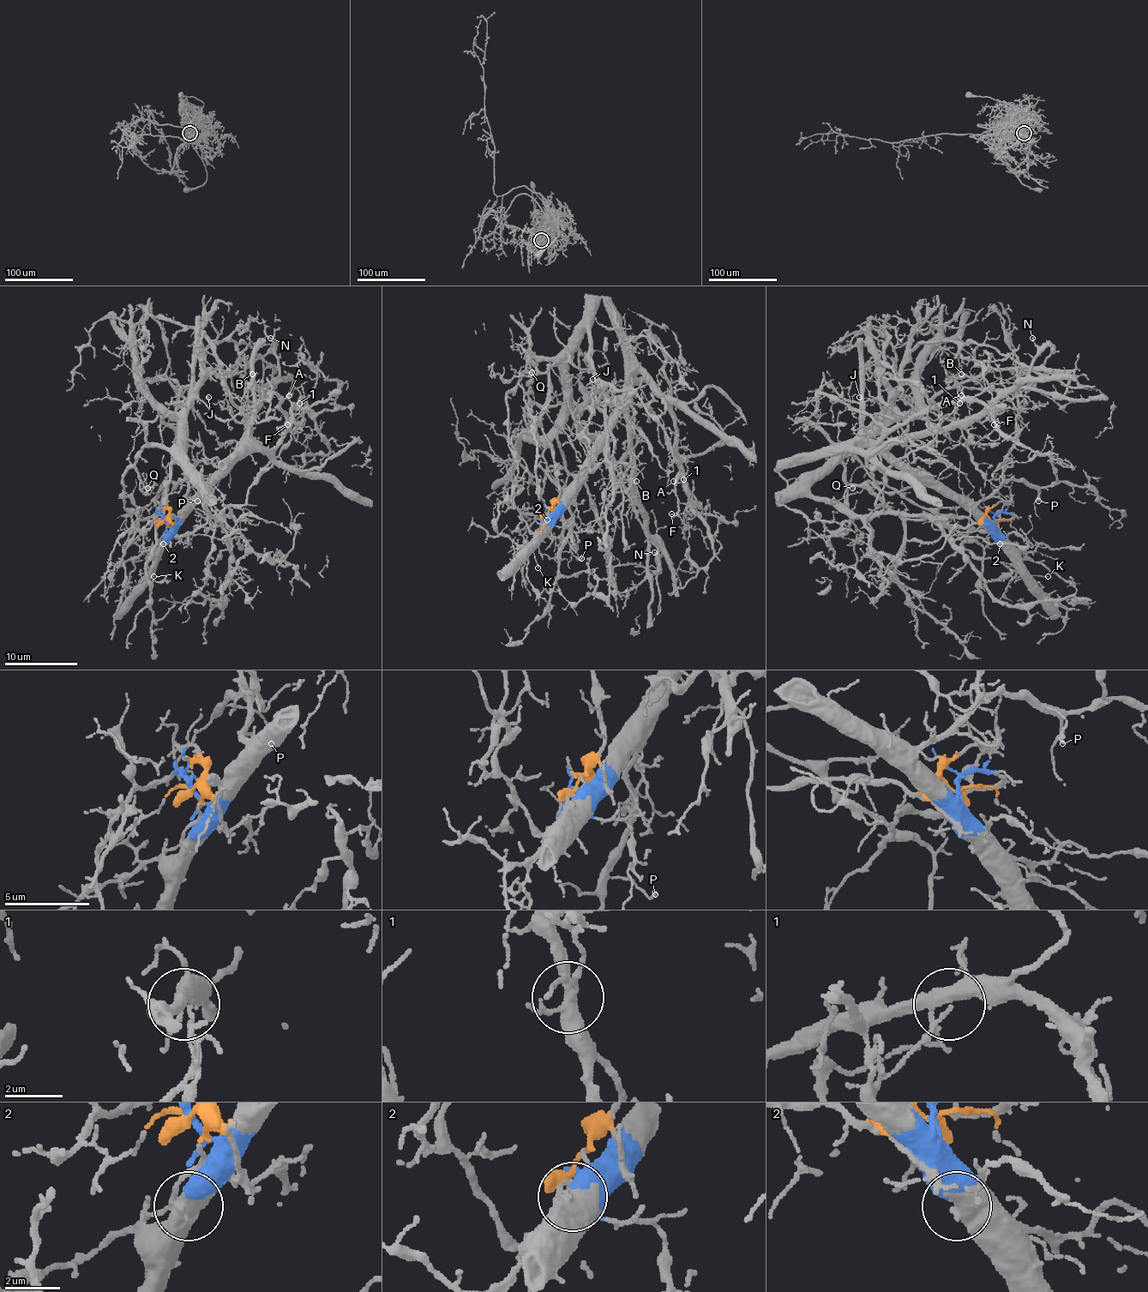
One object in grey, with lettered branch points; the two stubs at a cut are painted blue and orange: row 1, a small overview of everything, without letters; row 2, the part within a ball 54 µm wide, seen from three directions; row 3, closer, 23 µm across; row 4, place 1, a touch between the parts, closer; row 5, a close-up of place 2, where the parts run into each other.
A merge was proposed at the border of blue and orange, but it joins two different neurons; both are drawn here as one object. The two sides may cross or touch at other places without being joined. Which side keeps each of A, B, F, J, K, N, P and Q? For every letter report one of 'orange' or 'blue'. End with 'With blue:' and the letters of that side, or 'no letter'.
A: blue
B: blue
F: blue
J: orange
K: blue
N: blue
P: blue
Q: orange
With blue: A, B, F, K, N, P

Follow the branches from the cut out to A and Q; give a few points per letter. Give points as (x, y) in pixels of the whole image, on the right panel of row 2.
A: (994, 521), (988, 526), (872, 448), (854, 447), (872, 450), (916, 416), (953, 405), (963, 388), (961, 395)
Q: (994, 521), (986, 515), (977, 521), (899, 518), (864, 489), (844, 479), (839, 445), (861, 465), (851, 489)

